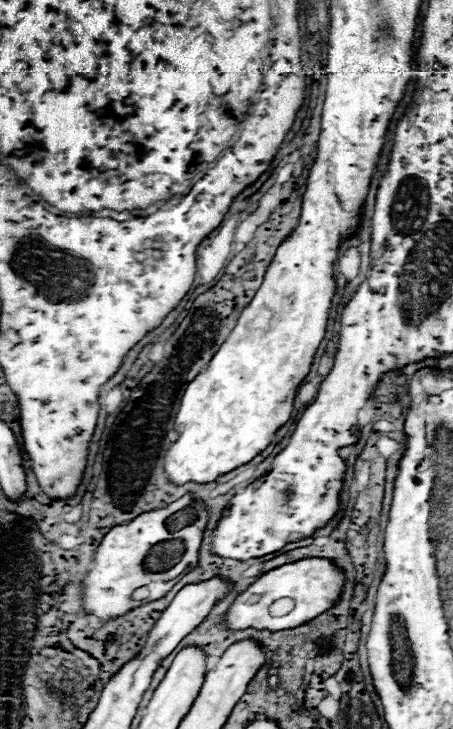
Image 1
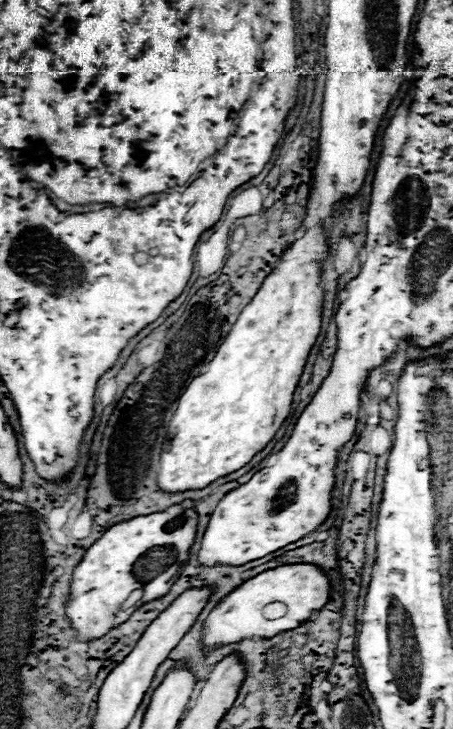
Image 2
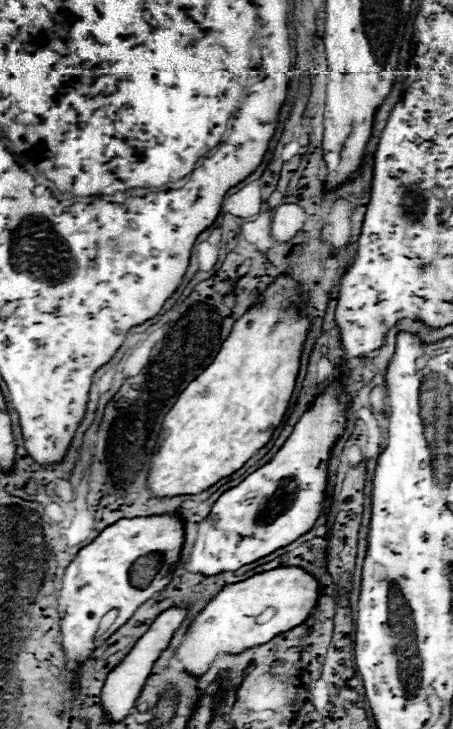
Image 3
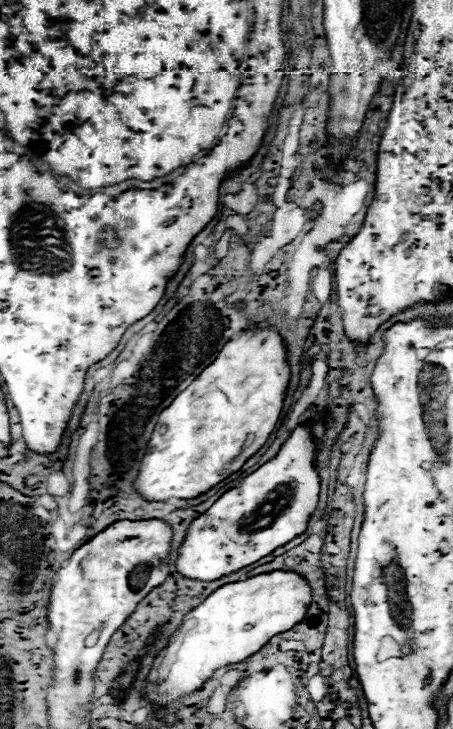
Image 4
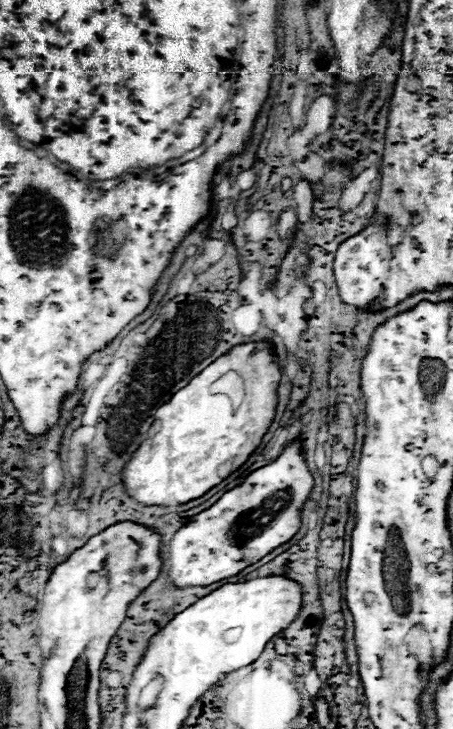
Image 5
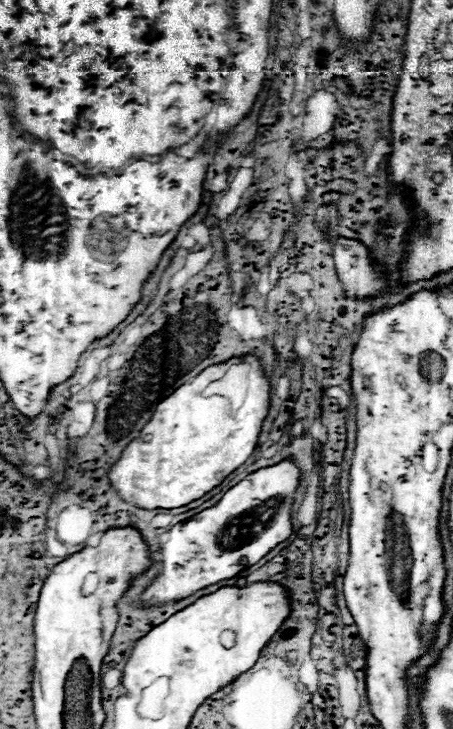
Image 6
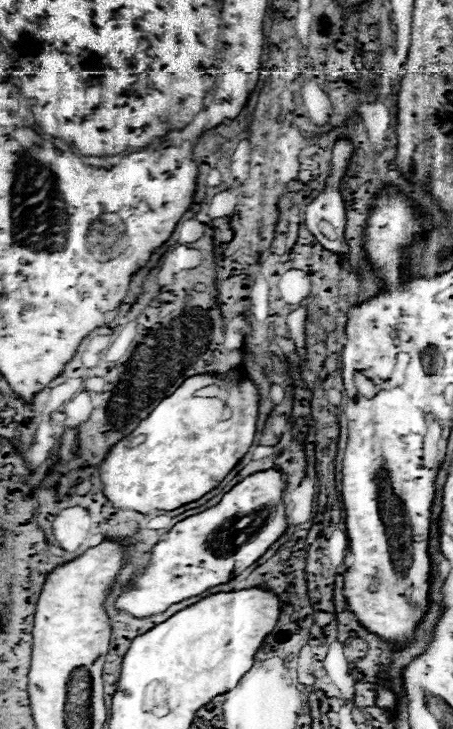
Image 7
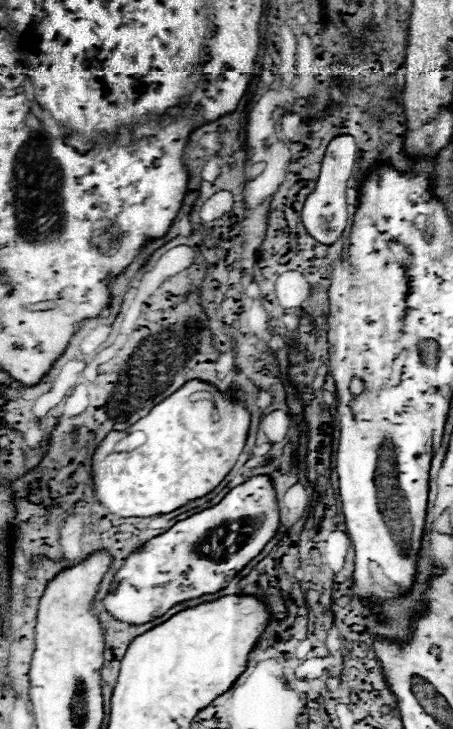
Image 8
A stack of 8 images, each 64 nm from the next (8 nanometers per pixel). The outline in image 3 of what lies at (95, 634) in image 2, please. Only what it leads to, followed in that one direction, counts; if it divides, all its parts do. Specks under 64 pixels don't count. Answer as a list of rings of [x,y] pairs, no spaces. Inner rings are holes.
[[[160,514],[160,516],[118,520],[116,524],[102,530],[98,538],[94,538],[88,546],[84,546],[78,552],[78,556],[70,562],[70,566],[64,572],[64,584],[58,598],[60,626],[62,626],[60,640],[68,660],[72,660],[68,668],[74,668],[74,660],[86,658],[92,648],[98,648],[98,644],[104,642],[112,632],[116,632],[116,628],[126,624],[126,620],[132,618],[132,614],[140,604],[144,604],[156,592],[162,592],[168,586],[170,582],[168,576],[180,558],[182,546],[184,546],[184,522],[180,522],[176,514]],[[154,550],[166,554],[166,564],[170,564],[170,568],[156,574],[150,586],[142,590],[130,582],[130,566],[136,562],[136,558],[146,556],[148,552]],[[114,608],[118,610],[116,622],[100,638],[94,638],[102,616]]]

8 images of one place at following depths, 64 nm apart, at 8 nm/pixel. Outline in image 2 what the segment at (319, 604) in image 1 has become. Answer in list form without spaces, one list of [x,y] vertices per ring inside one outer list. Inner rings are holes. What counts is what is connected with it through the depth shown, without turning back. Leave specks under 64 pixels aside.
[[[300,562],[300,564],[284,564],[278,568],[266,570],[246,580],[234,592],[230,592],[220,602],[220,606],[208,614],[206,624],[204,624],[204,646],[210,648],[214,644],[232,644],[232,642],[240,642],[242,638],[252,638],[252,636],[272,638],[284,630],[298,628],[316,610],[326,606],[328,592],[330,592],[330,580],[316,564]],[[272,602],[284,602],[288,606],[286,616],[276,618],[276,620],[264,618],[264,606]]]

